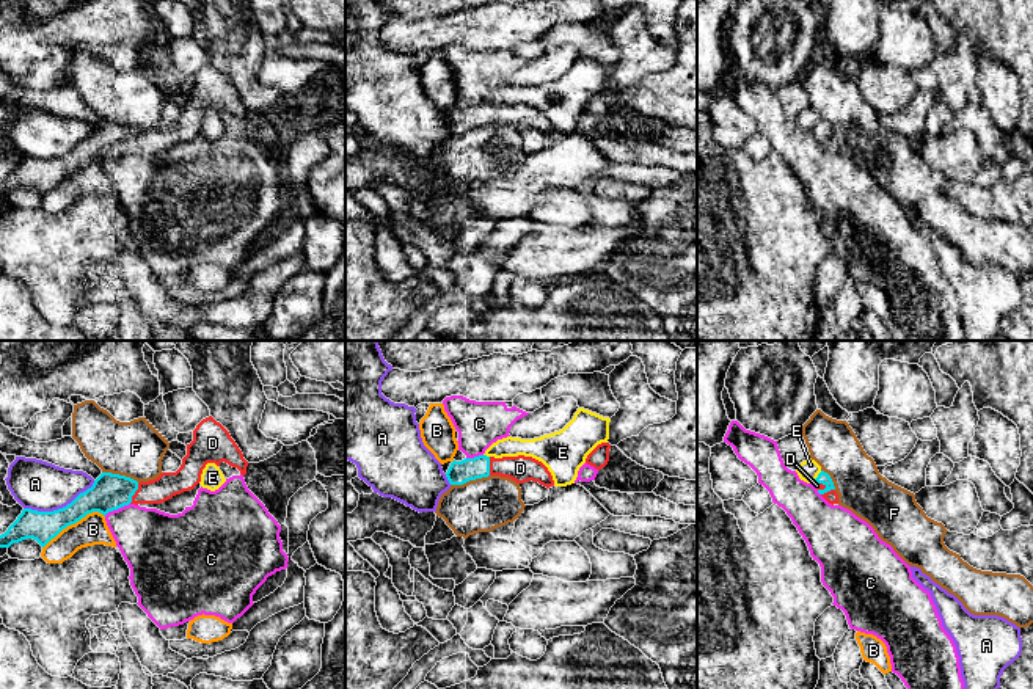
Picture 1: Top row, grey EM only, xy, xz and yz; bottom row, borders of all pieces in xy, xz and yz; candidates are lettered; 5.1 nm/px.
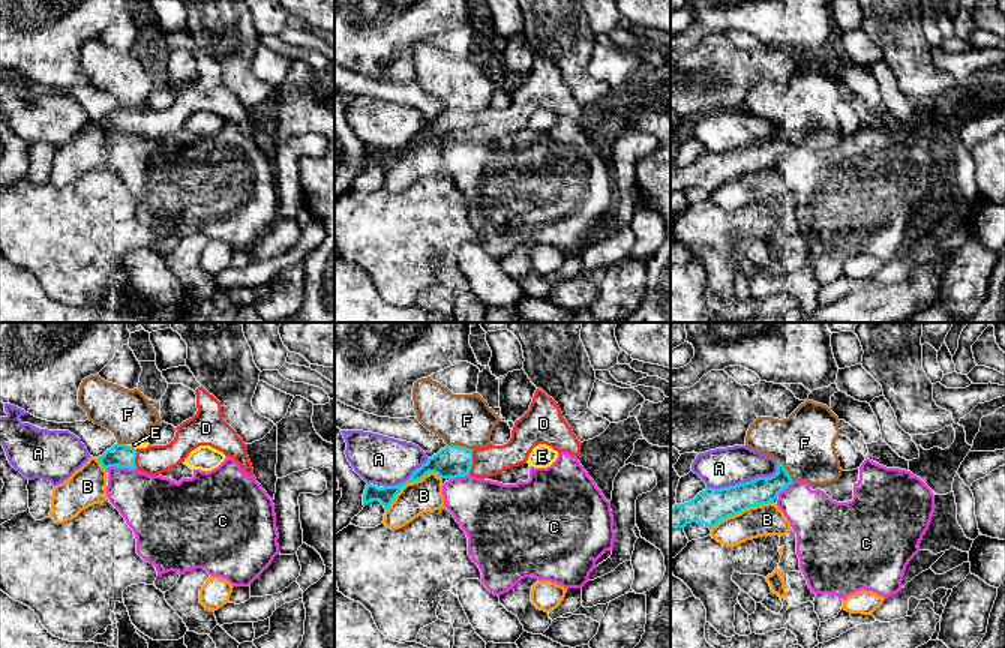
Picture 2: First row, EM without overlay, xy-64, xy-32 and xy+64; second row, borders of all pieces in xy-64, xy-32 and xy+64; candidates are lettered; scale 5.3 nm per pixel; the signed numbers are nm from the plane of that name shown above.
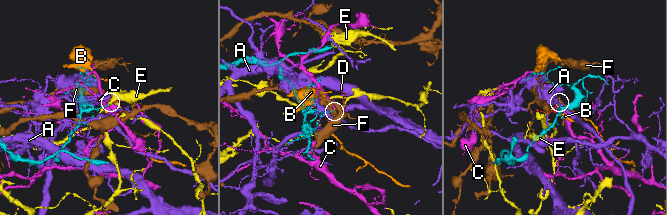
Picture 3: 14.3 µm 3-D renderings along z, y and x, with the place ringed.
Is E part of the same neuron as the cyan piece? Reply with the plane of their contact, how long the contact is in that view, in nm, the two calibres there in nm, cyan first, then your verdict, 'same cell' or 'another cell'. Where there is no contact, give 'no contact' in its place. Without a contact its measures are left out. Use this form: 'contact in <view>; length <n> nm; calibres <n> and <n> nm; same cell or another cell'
contact in yz; length 80 nm; calibres 70 and 110 nm; another cell

